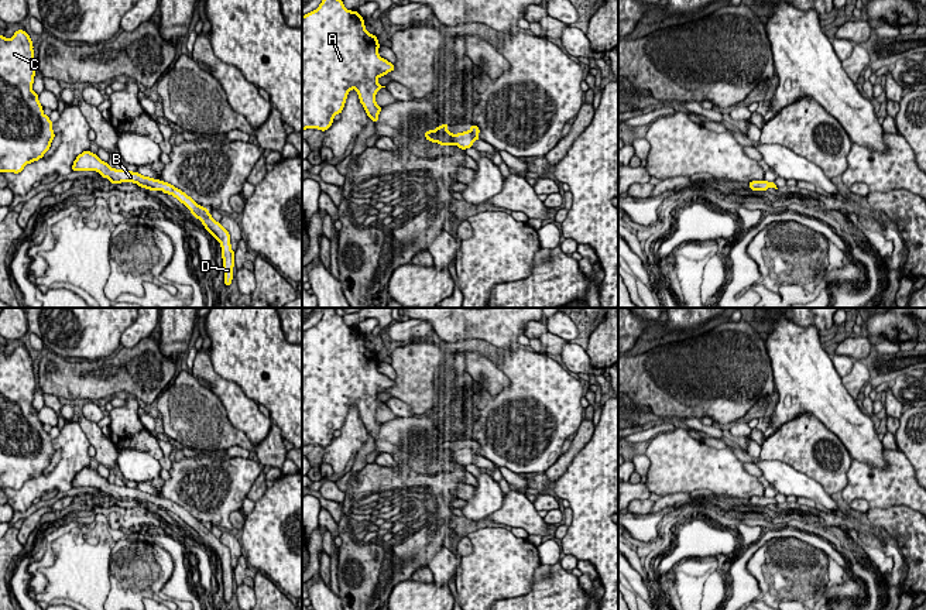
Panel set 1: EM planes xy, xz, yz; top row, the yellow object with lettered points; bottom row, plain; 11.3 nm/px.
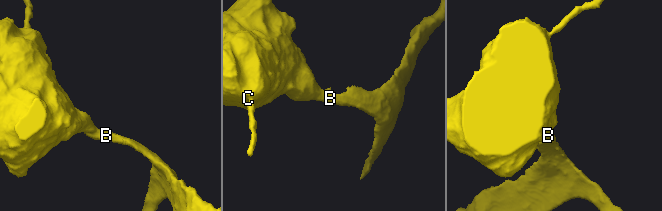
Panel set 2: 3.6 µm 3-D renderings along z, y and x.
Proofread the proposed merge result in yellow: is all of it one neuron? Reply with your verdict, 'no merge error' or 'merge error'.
no merge error

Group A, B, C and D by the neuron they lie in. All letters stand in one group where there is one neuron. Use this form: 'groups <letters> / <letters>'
groups A B C D

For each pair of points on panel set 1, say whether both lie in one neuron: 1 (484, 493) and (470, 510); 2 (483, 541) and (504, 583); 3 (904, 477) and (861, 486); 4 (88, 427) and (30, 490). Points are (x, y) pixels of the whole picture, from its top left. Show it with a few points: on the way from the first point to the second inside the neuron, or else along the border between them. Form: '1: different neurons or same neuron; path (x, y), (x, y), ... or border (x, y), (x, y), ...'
1: same neuron; path (483, 497), (474, 506)
2: same neuron; path (493, 551), (500, 559), (504, 573)
3: same neuron; path (894, 486), (871, 486)
4: different neurons; border (76, 422), (91, 444)

